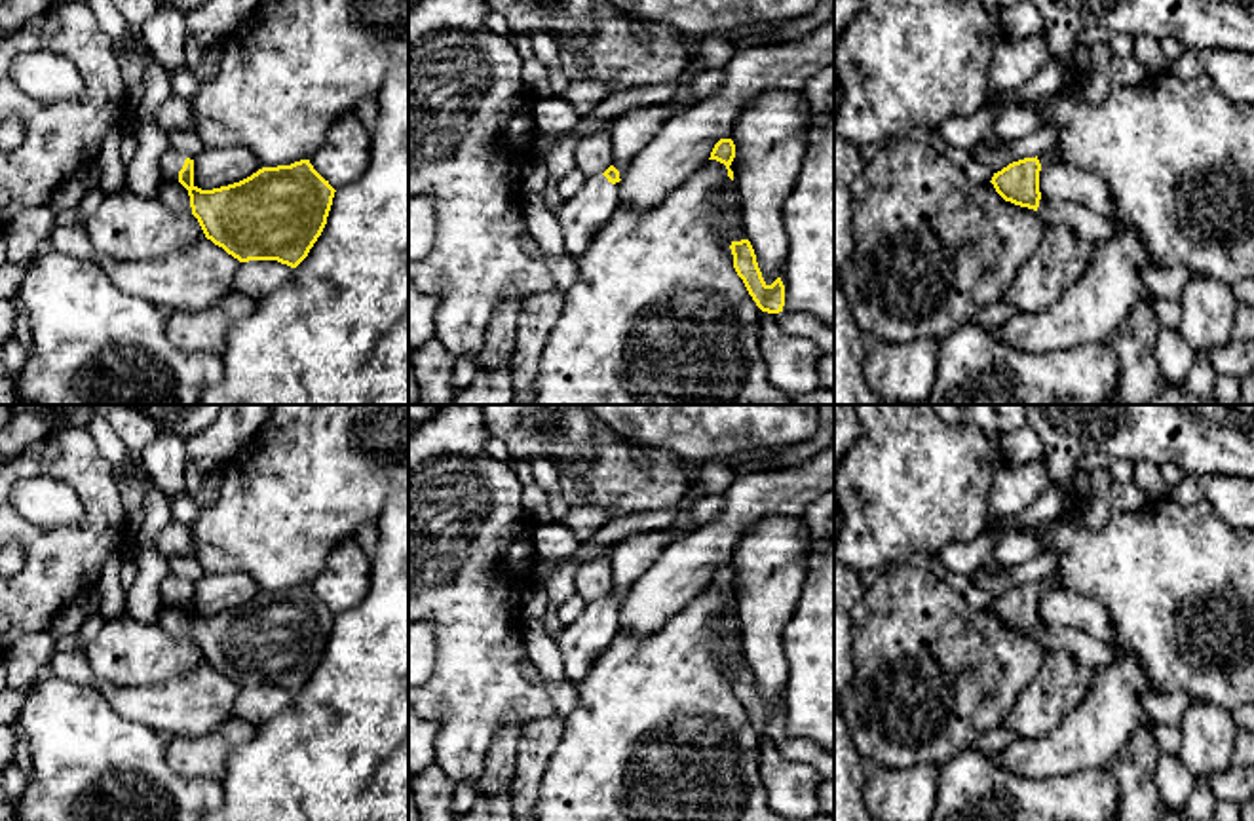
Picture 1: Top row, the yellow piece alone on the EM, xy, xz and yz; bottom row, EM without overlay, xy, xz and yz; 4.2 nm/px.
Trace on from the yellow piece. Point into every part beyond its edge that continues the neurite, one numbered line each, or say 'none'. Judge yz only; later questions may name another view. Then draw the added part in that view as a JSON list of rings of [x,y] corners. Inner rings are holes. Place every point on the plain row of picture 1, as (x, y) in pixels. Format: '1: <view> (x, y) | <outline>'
1: yz (1051, 582) | [[[1054,572],[1049,574],[1047,578],[1039,580],[1037,585],[1039,585],[1041,593],[1047,589],[1066,589],[1062,578],[1056,576]]]

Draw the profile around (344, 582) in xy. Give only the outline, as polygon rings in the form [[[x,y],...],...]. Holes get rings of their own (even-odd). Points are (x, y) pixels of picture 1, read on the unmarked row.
[[[355,538],[338,544],[323,572],[310,583],[314,595],[334,614],[355,608],[369,593],[370,559]]]

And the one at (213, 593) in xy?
[[[243,572],[209,574],[194,582],[194,612],[213,616],[239,608],[262,595]]]

